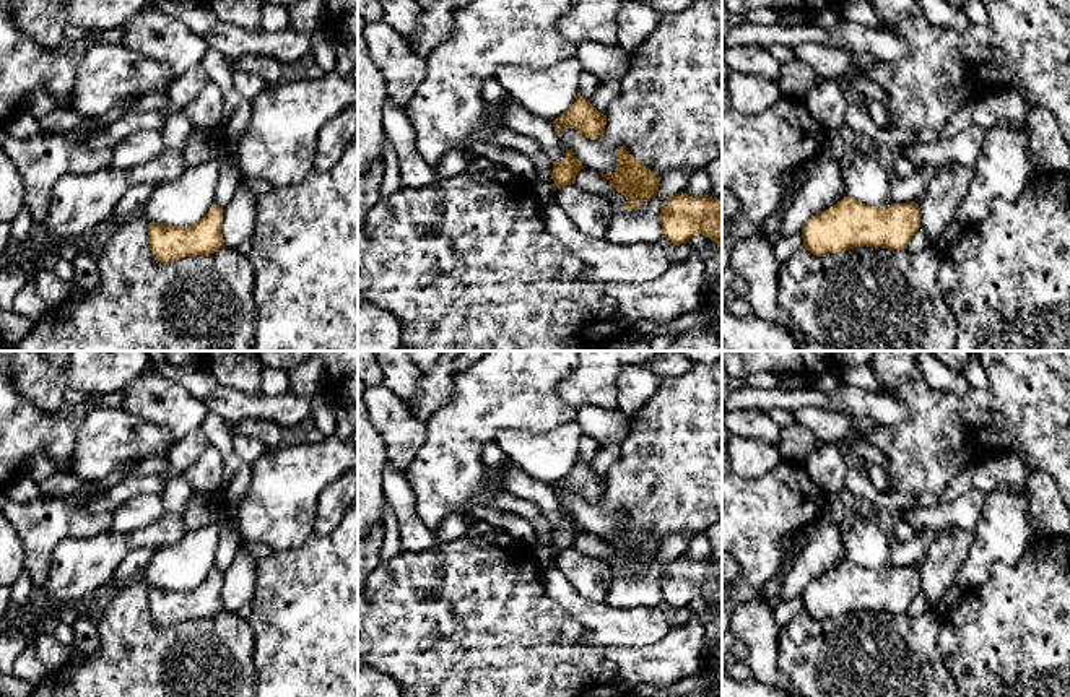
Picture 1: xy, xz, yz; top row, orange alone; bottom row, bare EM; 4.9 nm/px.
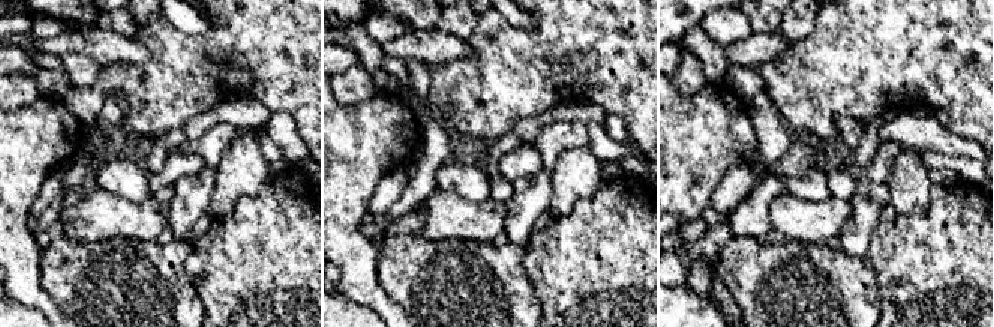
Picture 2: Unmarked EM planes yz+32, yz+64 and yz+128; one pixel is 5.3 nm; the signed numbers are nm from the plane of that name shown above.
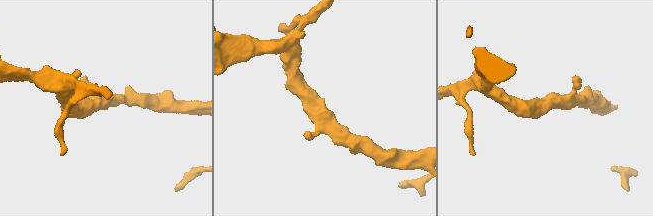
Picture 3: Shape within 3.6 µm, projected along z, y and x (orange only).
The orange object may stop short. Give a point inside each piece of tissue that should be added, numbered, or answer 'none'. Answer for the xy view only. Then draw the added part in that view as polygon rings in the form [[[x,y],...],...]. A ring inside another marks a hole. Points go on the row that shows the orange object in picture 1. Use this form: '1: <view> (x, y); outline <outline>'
none

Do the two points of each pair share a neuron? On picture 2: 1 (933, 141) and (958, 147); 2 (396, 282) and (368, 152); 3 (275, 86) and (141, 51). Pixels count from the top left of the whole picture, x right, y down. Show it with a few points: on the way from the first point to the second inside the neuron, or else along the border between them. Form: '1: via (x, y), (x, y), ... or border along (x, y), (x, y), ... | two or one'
1: via (939, 141), (952, 144) | one
2: border along (377, 249), (377, 281), (380, 284) | two
3: border along (150, 54), (143, 62), (113, 62) | two

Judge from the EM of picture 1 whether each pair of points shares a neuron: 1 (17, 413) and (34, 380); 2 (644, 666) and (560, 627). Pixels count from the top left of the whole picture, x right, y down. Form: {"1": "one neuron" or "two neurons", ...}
{"1": "two neurons", "2": "one neuron"}

